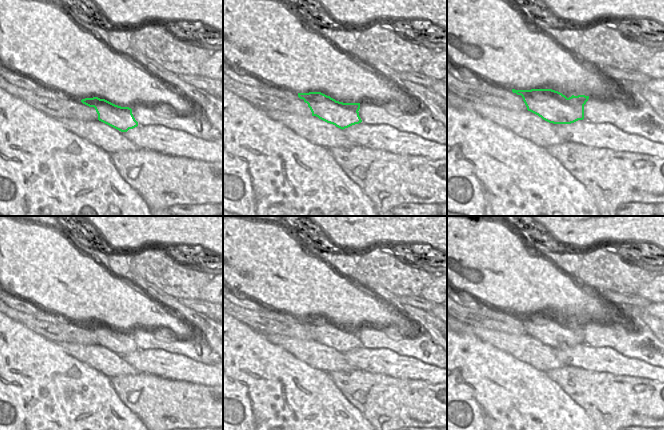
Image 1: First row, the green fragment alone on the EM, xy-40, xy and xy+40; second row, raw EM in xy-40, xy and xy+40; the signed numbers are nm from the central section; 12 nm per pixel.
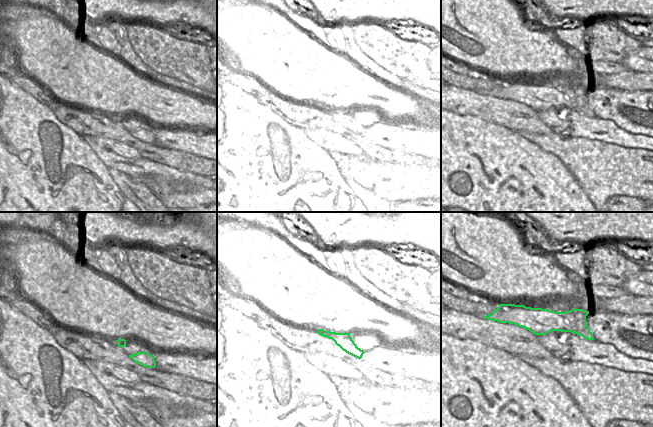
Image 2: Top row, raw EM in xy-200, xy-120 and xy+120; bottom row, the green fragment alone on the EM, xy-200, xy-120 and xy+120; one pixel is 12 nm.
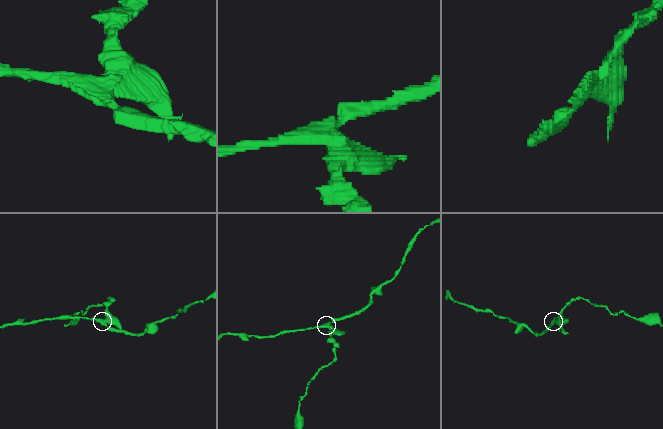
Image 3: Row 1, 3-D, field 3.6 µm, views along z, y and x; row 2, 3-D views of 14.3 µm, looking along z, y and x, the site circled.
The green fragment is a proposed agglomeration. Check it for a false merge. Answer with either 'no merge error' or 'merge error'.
merge error

